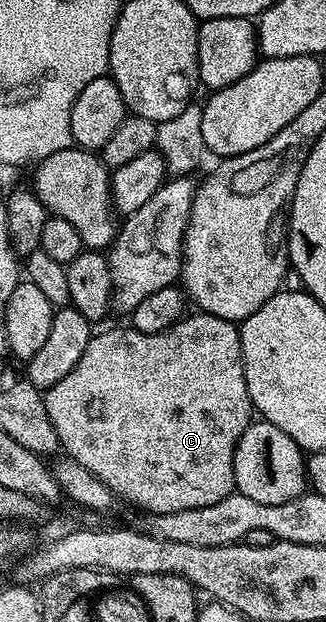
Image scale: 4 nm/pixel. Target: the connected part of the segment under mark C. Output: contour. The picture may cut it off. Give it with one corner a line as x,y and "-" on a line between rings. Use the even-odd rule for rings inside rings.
205,313
187,314
160,333
140,333
133,326
118,327
115,331
102,331
93,336
84,349
84,357
76,361
72,373
63,377
45,392
44,398
48,417
56,429
58,446
69,458
76,460
92,477
98,477
119,500
127,499
138,507
150,511
151,516
164,513
180,513
184,509
200,509
204,505
216,505
224,497
235,494
234,486
234,450
255,414
254,405
250,402
248,385
242,368
242,342
240,327
237,322
221,319

